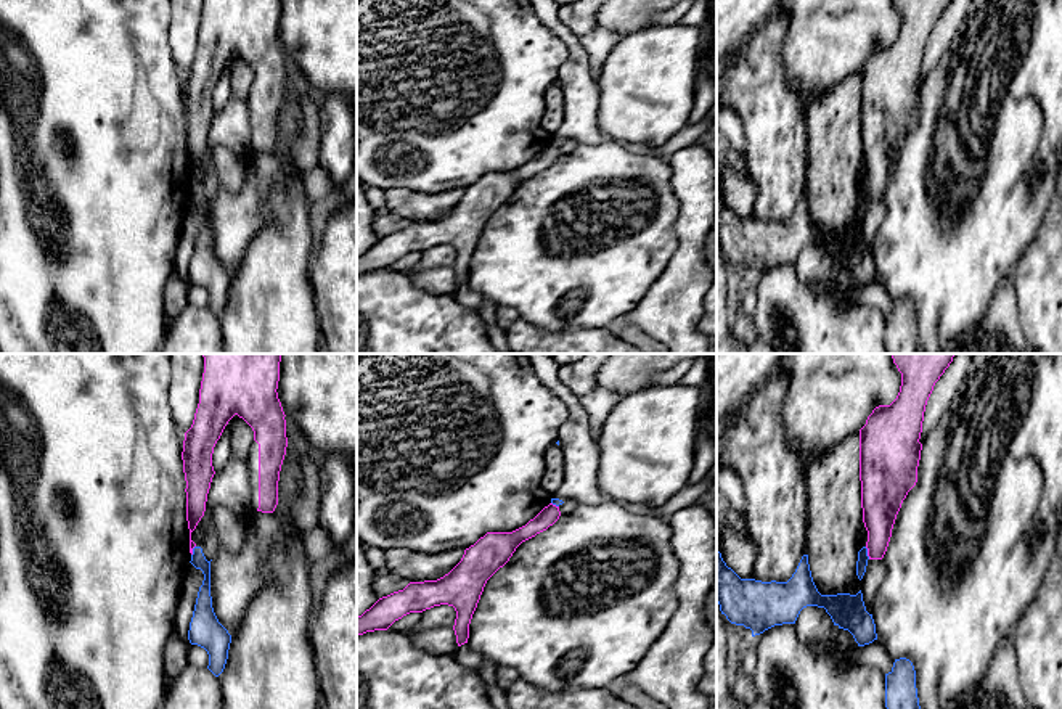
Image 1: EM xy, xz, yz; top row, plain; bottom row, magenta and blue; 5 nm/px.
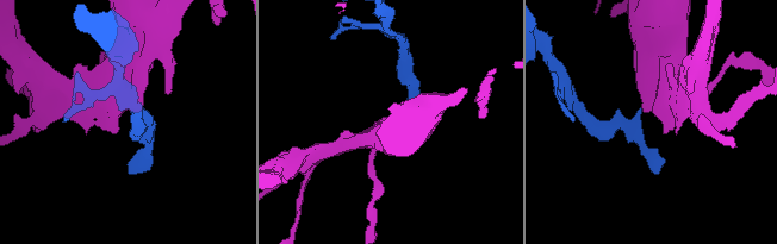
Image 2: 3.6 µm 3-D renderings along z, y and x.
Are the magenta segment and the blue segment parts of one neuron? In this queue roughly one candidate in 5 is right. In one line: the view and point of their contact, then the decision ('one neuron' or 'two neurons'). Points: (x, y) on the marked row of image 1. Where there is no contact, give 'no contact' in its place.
yz (868, 553) | two neurons

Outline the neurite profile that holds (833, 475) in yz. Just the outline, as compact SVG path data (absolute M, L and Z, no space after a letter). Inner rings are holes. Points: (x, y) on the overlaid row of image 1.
M860 432L807 458L810 535L807 545L813 582L821 595L861 590L856 576L856 534L863 519Z

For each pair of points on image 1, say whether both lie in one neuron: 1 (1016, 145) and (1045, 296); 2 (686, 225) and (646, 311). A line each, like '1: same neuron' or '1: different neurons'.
1: different neurons
2: same neuron

